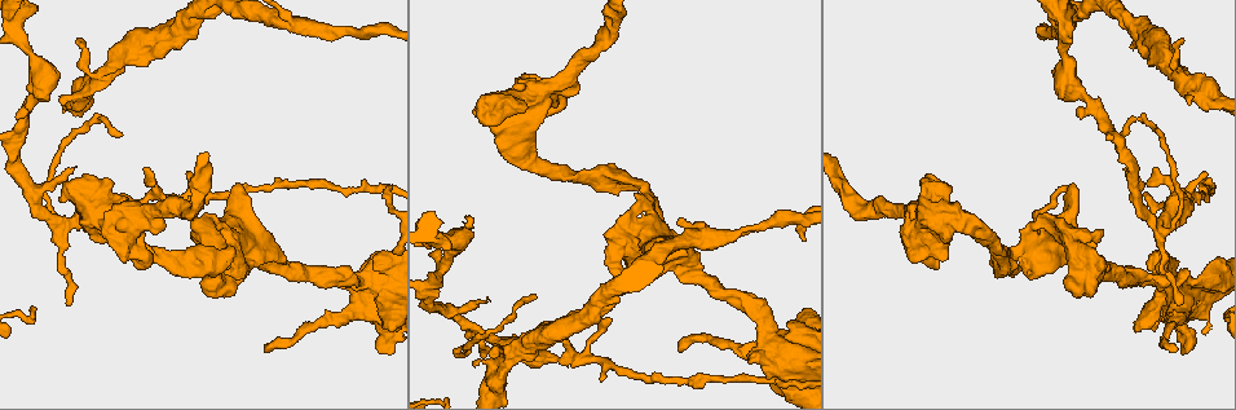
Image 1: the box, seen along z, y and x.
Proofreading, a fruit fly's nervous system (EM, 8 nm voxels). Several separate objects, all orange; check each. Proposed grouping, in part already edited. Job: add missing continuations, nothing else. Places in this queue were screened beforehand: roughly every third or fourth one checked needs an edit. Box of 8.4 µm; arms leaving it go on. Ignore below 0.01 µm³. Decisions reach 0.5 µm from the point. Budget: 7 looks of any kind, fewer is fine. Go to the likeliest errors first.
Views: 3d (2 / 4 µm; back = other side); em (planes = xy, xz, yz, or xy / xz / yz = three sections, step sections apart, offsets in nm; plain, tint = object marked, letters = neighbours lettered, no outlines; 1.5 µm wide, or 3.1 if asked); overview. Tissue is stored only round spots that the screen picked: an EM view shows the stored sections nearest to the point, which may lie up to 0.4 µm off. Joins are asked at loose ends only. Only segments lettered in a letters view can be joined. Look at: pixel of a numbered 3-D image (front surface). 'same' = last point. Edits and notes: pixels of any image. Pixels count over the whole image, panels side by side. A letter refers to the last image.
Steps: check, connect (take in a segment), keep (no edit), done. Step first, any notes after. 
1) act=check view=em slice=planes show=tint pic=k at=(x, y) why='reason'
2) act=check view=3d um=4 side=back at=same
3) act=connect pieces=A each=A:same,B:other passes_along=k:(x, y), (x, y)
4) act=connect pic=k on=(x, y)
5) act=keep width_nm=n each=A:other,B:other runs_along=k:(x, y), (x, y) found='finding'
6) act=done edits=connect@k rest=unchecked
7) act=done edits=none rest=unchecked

act=check view=em slice=xy step=8 show=letters pic=1 at=(1192, 96) why='branch stops here'

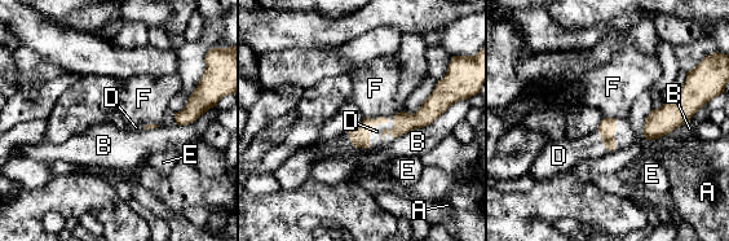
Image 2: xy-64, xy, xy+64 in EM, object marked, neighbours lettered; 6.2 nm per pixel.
act=check view=em slice=planes show=letters at=same why='cut it another way'

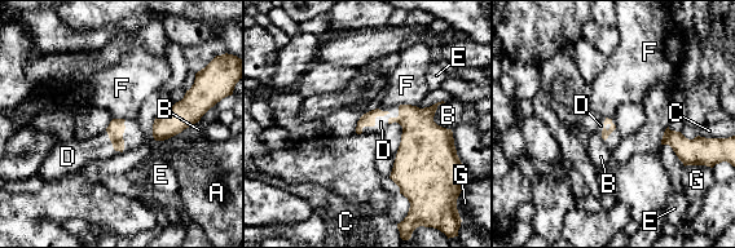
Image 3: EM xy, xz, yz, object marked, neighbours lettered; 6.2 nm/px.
act=connect pieces=D each=A:other,B:other,C:other,D:same,E:other,F:other,G:other passes_along=3:(115, 129), (122, 137), (100, 146) found='the cell continues'

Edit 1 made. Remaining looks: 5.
act=check view=3d um=4 side=back pic=1 at=(677, 348) why='thin end'

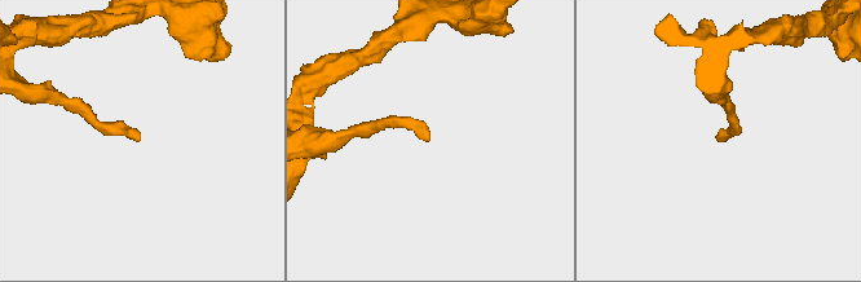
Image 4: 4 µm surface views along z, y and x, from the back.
act=check view=em slice=xz step=4 show=tint pic=4 at=(426, 141) why='need the tissue'

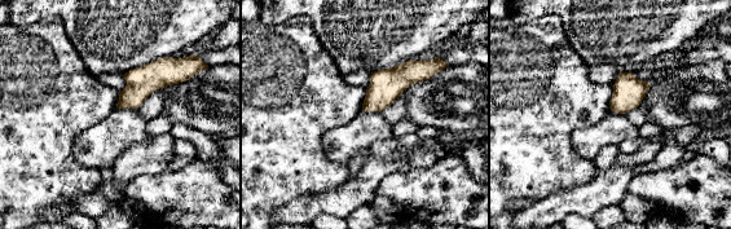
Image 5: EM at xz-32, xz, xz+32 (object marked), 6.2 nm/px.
act=check view=em slice=planes show=letters at=same why='cut it another way'

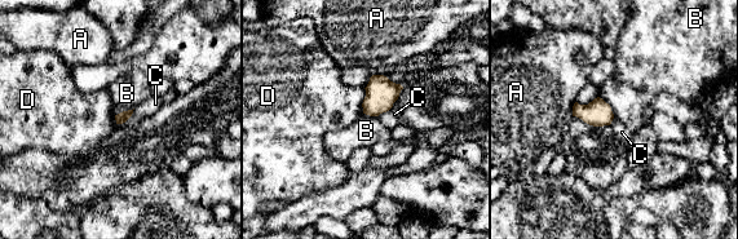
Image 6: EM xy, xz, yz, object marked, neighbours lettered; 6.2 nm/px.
act=keep each=A:other,B:other,C:other,D:other border=6:(599, 96), (609, 105), (614, 116) found='none of them fits'

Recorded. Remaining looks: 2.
act=done edits=connect@3 rest=unchecked

